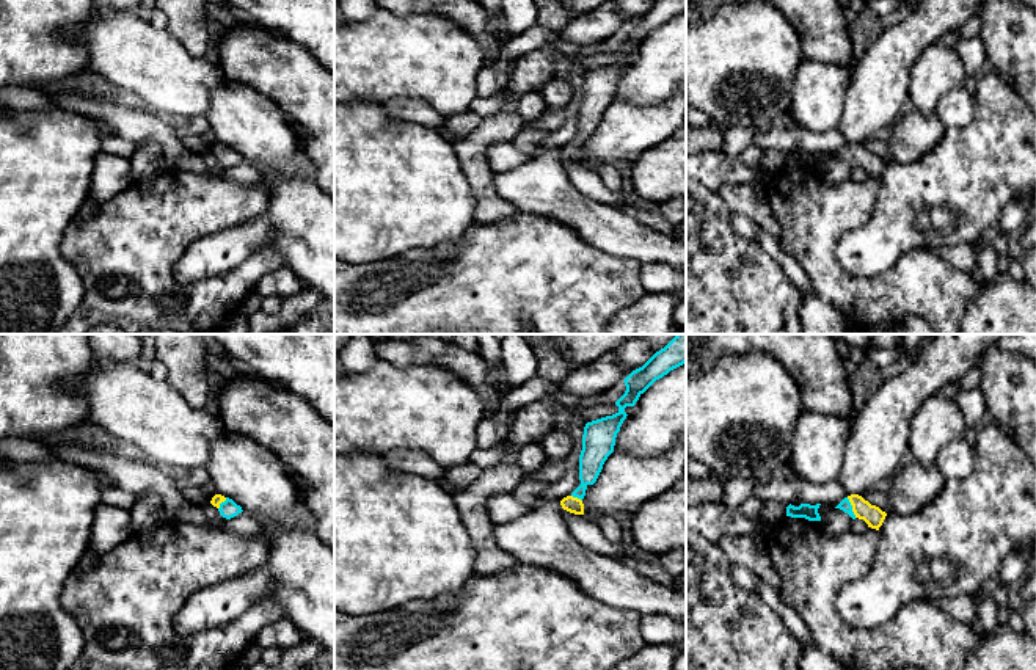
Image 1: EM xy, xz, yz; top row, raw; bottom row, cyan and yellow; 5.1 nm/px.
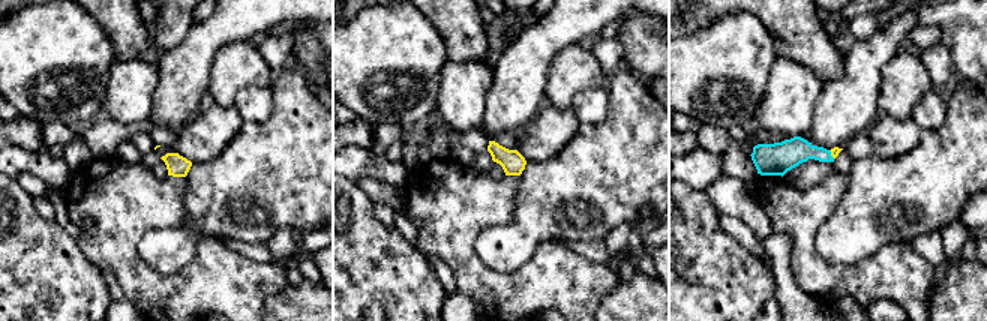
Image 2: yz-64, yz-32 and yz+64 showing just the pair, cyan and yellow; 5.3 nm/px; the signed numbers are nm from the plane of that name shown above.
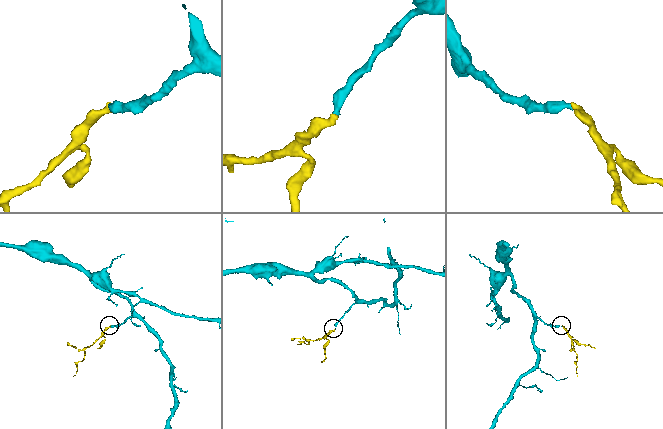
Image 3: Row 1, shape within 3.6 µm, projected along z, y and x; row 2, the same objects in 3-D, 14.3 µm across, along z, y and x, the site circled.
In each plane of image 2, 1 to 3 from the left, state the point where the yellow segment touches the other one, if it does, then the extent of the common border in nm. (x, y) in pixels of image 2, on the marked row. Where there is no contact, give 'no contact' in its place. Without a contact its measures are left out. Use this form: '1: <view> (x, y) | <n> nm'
1: no contact
2: no contact
3: yz+64 (830, 155) | 60 nm

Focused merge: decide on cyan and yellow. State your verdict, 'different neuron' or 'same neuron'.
same neuron

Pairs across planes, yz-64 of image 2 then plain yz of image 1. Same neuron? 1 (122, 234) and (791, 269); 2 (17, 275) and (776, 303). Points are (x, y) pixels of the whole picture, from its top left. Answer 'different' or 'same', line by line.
1: different
2: same

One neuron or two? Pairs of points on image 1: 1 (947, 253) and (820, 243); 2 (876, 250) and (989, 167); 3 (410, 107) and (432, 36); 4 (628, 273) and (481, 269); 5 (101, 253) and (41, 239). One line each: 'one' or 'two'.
1: two
2: one
3: two
4: one
5: two

